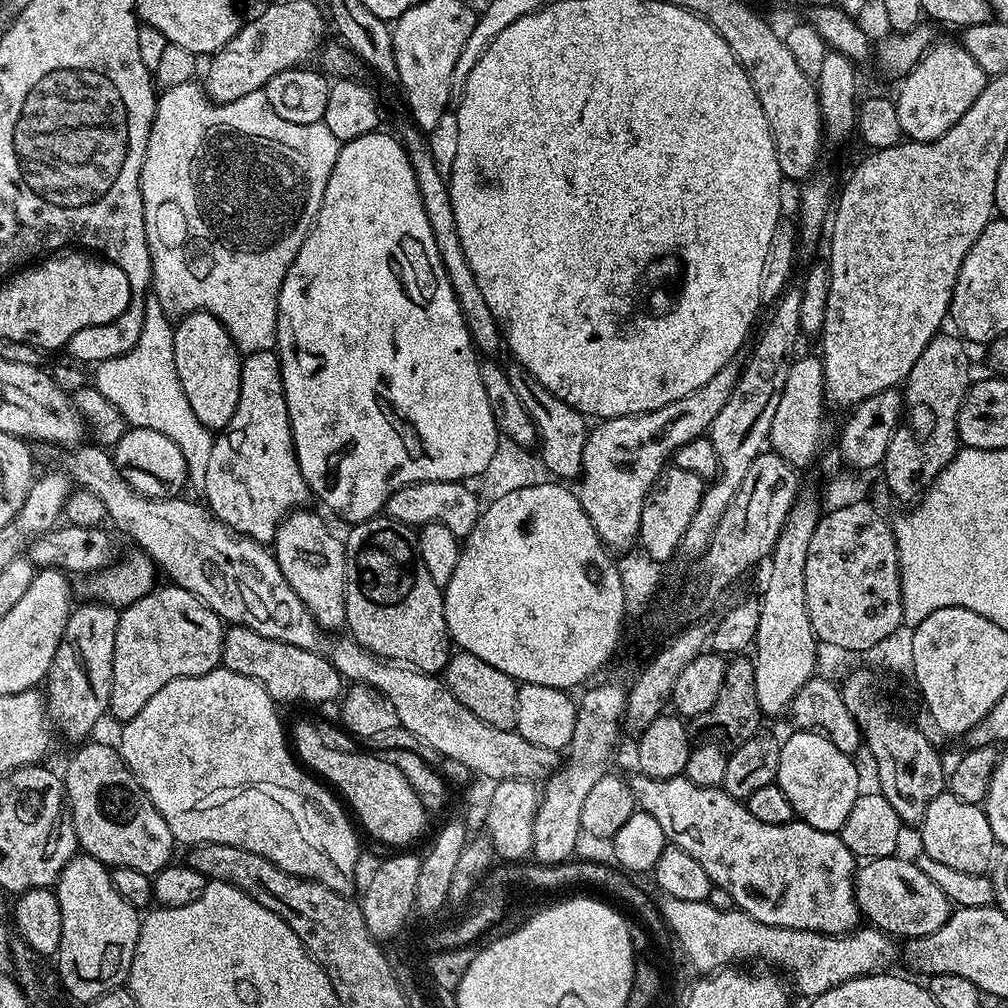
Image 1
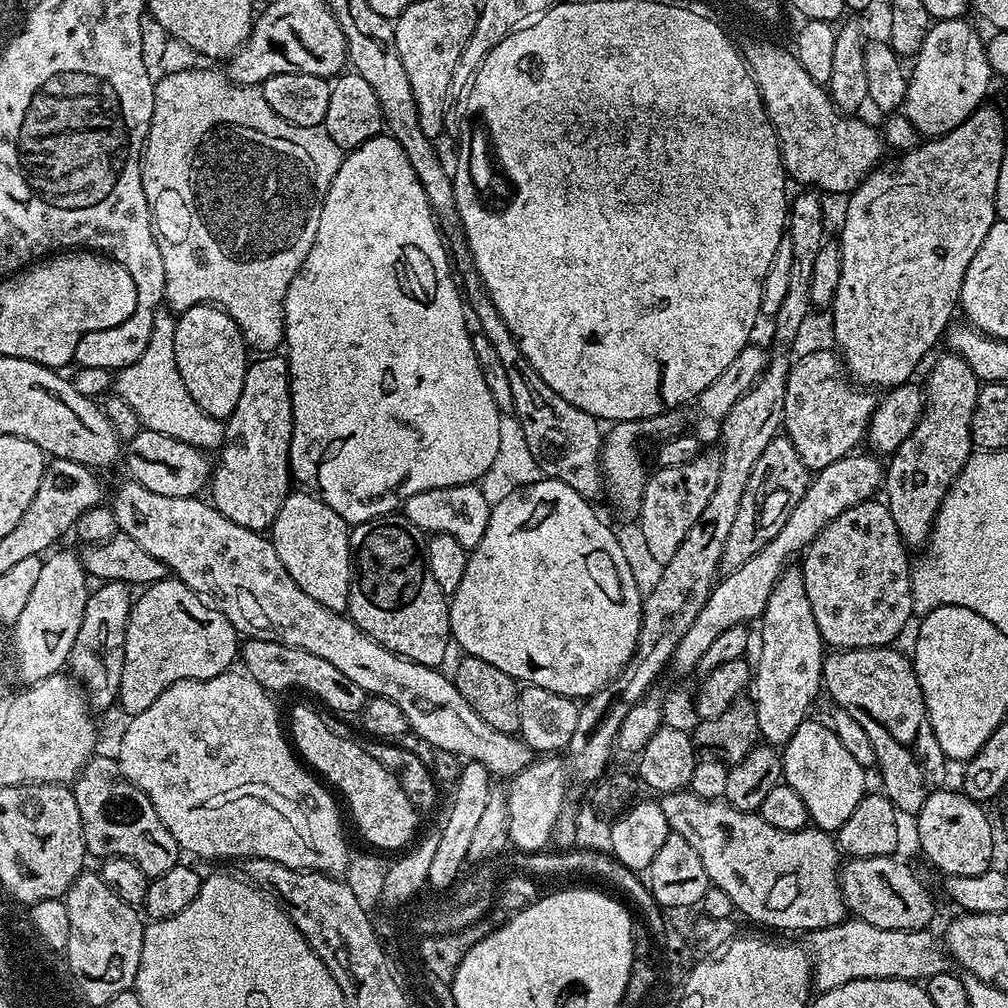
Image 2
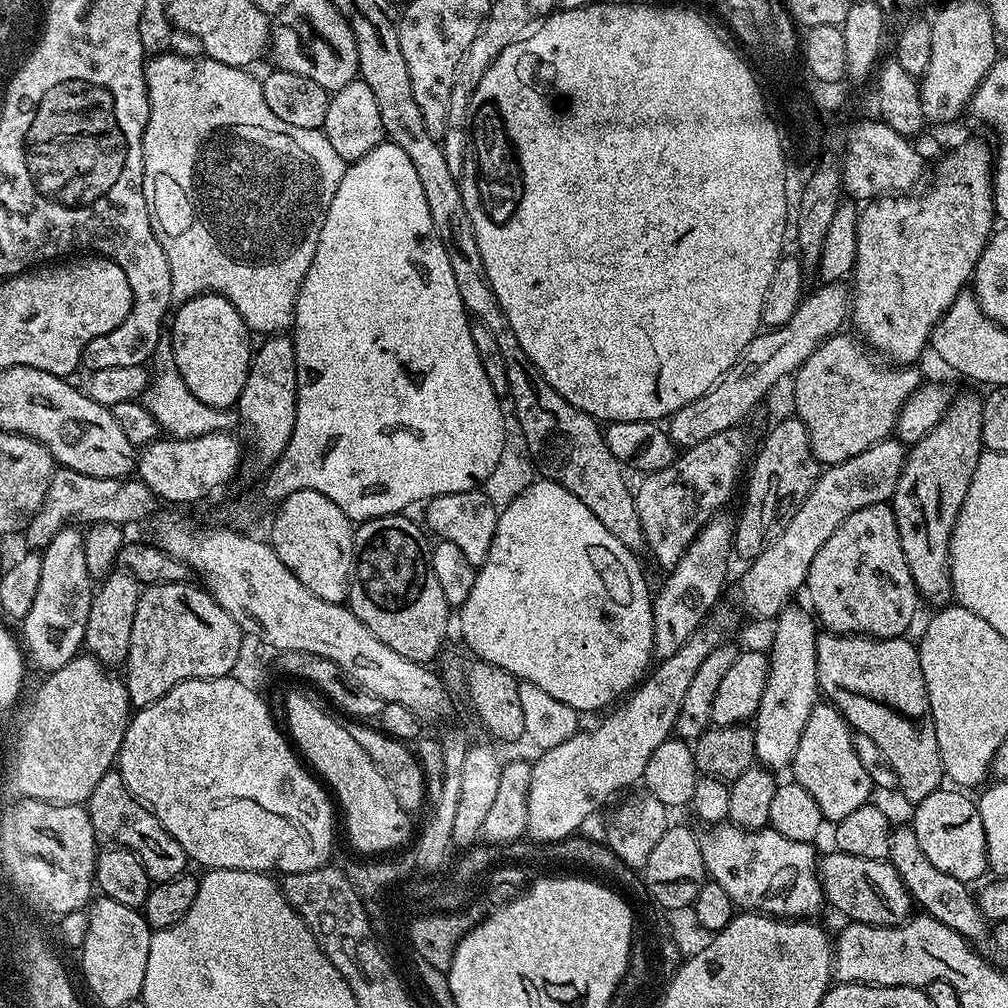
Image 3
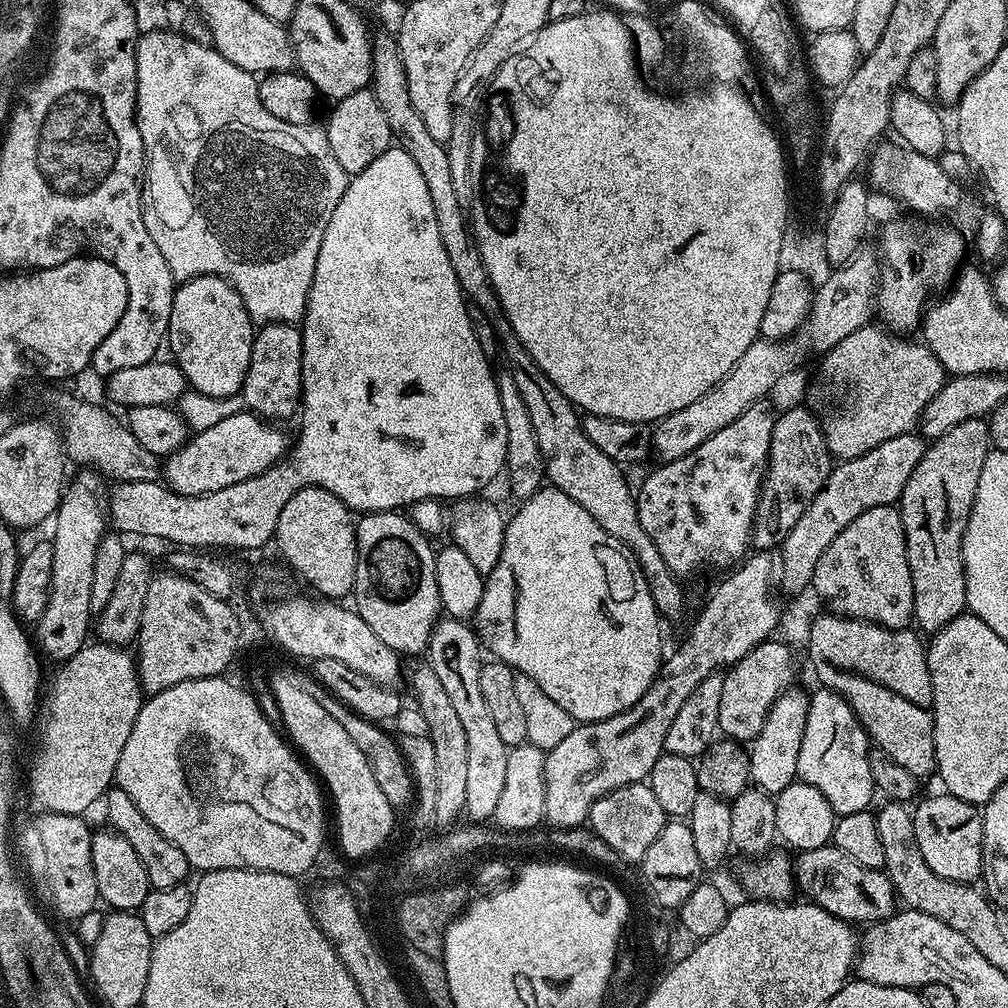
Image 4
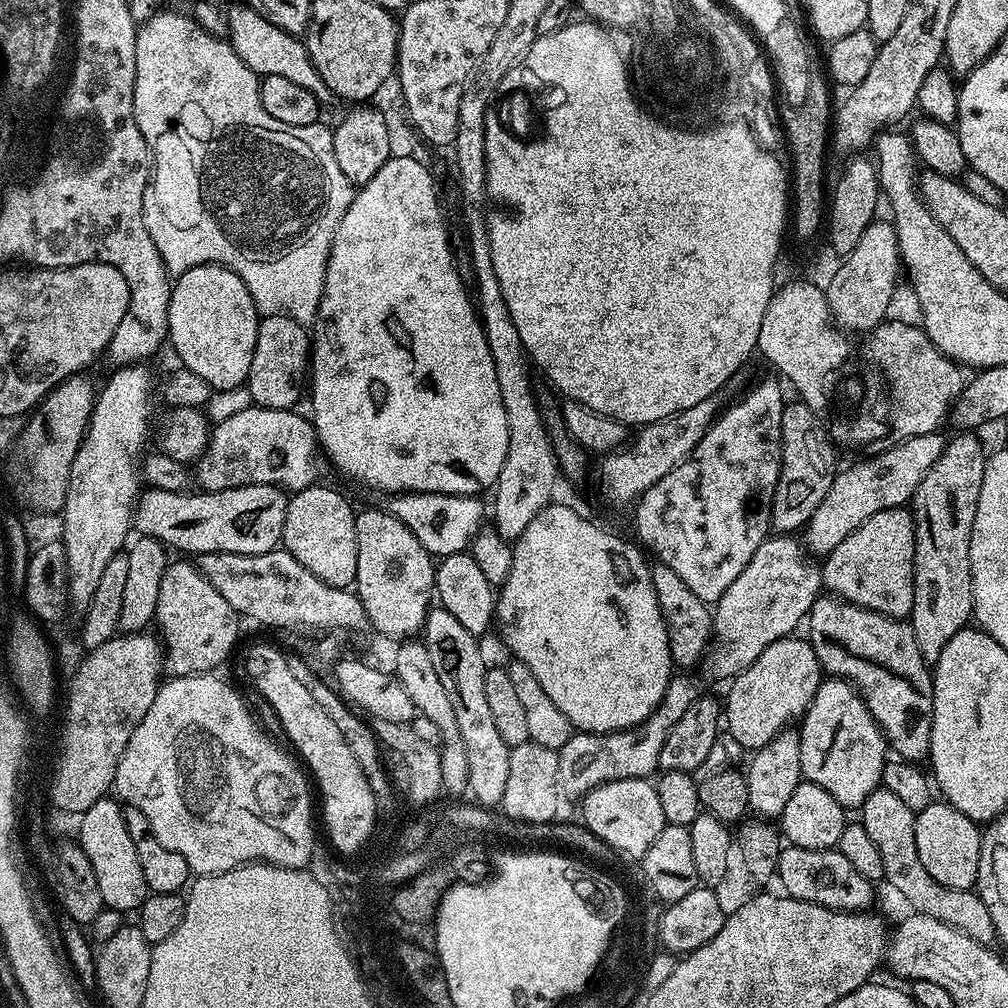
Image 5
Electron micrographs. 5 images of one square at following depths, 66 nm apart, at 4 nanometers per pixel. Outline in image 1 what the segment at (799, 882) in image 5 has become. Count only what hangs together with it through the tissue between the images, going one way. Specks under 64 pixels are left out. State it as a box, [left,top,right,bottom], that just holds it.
[856,855,954,938]

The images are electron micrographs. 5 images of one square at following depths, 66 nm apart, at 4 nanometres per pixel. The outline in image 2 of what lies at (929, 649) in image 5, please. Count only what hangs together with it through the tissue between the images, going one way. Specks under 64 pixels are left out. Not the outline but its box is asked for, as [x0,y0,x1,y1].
[882,355,982,546]

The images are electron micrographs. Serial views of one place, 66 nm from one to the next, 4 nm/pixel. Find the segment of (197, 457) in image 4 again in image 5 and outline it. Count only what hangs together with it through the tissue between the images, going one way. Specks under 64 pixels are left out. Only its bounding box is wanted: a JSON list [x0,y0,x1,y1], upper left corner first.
[194,406,326,493]

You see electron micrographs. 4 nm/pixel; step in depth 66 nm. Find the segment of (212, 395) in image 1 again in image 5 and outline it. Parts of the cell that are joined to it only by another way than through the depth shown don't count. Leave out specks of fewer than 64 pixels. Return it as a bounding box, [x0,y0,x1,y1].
[167,264,261,392]

